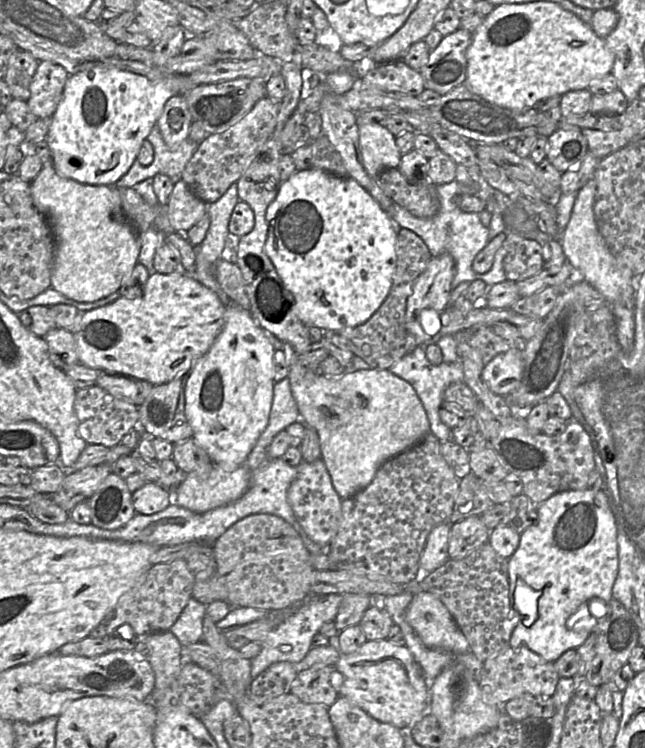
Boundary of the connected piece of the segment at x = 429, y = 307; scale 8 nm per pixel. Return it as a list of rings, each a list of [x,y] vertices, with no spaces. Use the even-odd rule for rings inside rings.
[[[448,253],[432,257],[424,272],[416,279],[412,293],[406,305],[406,329],[412,334],[418,346],[430,343],[434,334],[440,329],[438,313],[448,307],[451,294],[451,283],[455,275],[455,261]]]

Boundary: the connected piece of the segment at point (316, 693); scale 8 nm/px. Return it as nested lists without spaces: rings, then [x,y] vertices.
[[[312,666],[301,668],[292,684],[291,693],[297,696],[303,703],[318,704],[326,707],[332,706],[340,697],[338,687],[341,679],[337,675],[335,667],[332,666]]]

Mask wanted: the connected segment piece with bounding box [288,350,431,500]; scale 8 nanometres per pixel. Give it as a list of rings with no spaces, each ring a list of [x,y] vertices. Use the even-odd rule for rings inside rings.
[[[293,350],[289,360],[288,378],[303,422],[313,427],[319,435],[321,459],[342,500],[365,489],[386,461],[420,443],[431,433],[426,411],[416,391],[411,384],[389,369],[346,370],[340,377],[316,375],[301,363],[299,355]]]

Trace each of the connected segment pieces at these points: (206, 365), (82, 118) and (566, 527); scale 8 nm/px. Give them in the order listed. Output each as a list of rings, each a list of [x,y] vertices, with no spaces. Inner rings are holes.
[[[228,301],[220,333],[189,372],[185,416],[193,430],[193,440],[227,472],[247,463],[268,425],[274,396],[275,351],[251,313]]]
[[[256,52],[256,57],[251,60],[216,61],[191,74],[170,75],[159,81],[151,81],[144,76],[115,68],[98,66],[89,71],[69,75],[62,99],[51,117],[51,125],[45,139],[51,152],[54,169],[61,177],[81,184],[115,186],[137,159],[143,141],[156,126],[165,103],[171,97],[183,96],[200,85],[237,78],[269,79],[273,75],[281,73],[282,64],[278,59]]]
[[[568,490],[558,492],[537,508],[537,519],[520,535],[520,544],[509,558],[509,598],[515,609],[524,617],[512,632],[510,647],[527,647],[546,661],[554,663],[569,649],[577,649],[591,634],[596,625],[592,614],[595,600],[609,603],[612,588],[618,575],[617,525],[603,490]],[[589,603],[589,620],[582,620],[573,628],[567,627],[568,619],[579,608]]]

